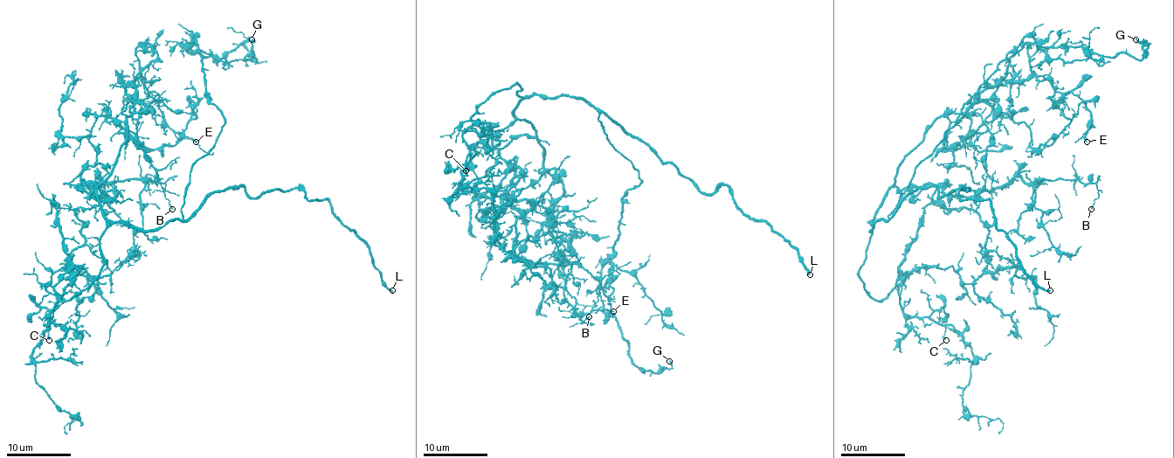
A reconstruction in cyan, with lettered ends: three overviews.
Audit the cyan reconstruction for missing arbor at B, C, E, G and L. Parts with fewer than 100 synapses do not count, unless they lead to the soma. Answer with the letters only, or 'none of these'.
L

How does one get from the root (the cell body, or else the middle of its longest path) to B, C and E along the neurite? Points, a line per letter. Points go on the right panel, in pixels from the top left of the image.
B: (872, 228), (893, 186), (904, 192), (931, 183), (975, 199), (1016, 176), (1079, 180), (1096, 184), (1091, 209)
C: (872, 228), (862, 285), (881, 300), (898, 267), (901, 309), (939, 322), (946, 340)
E: (872, 228), (923, 134), (995, 86), (1006, 55), (1025, 44), (1032, 72), (1083, 101), (1087, 142)

